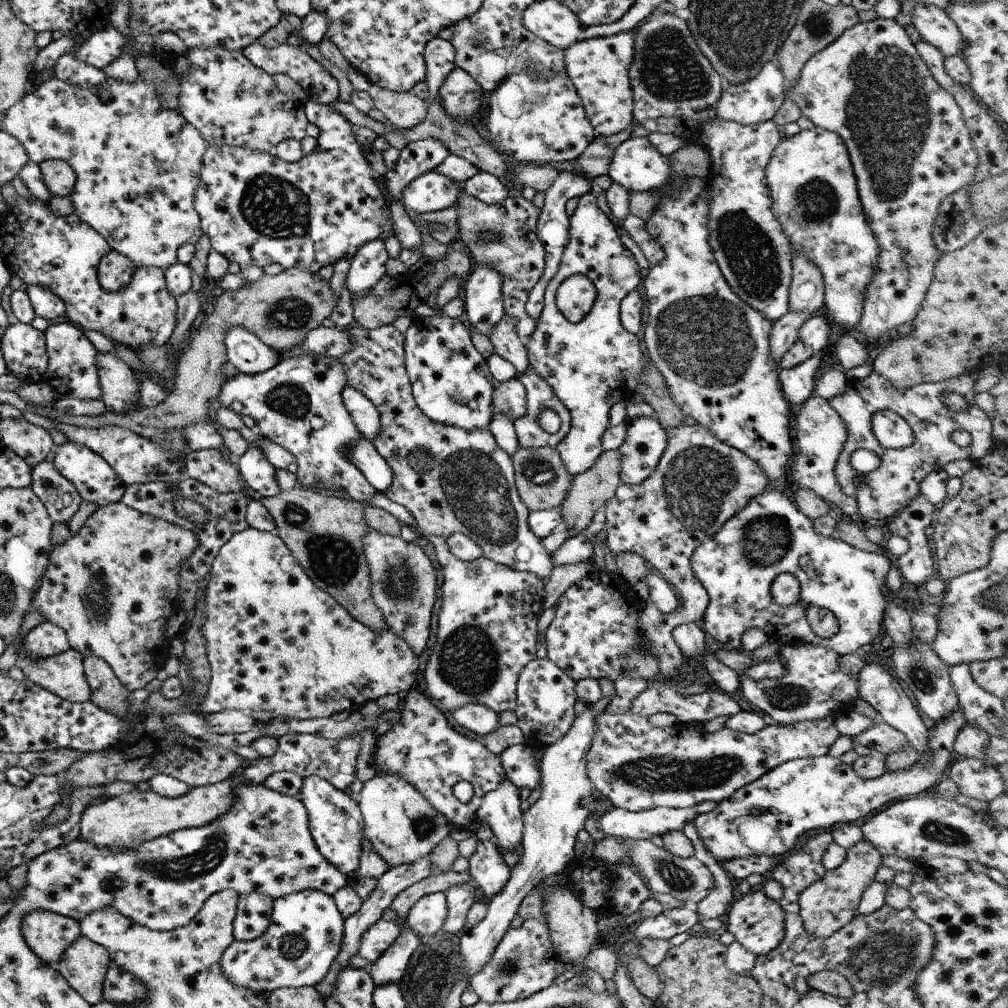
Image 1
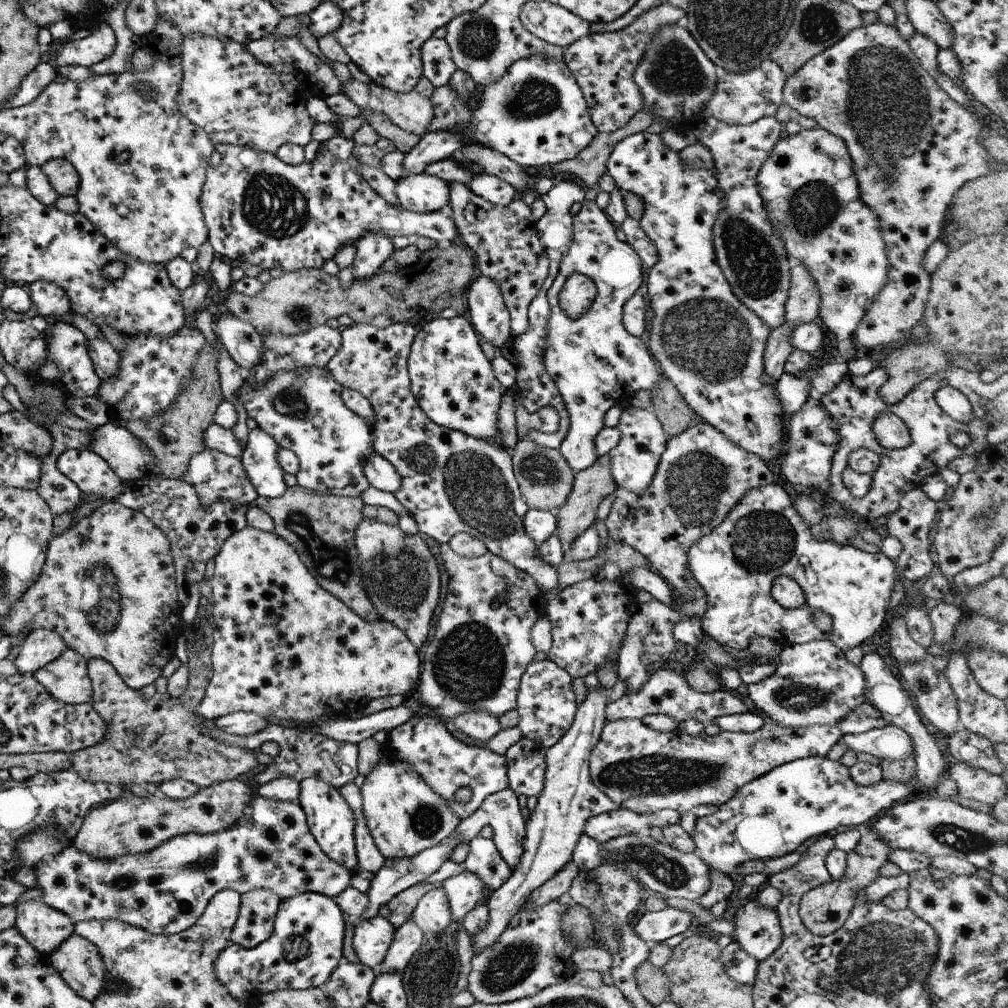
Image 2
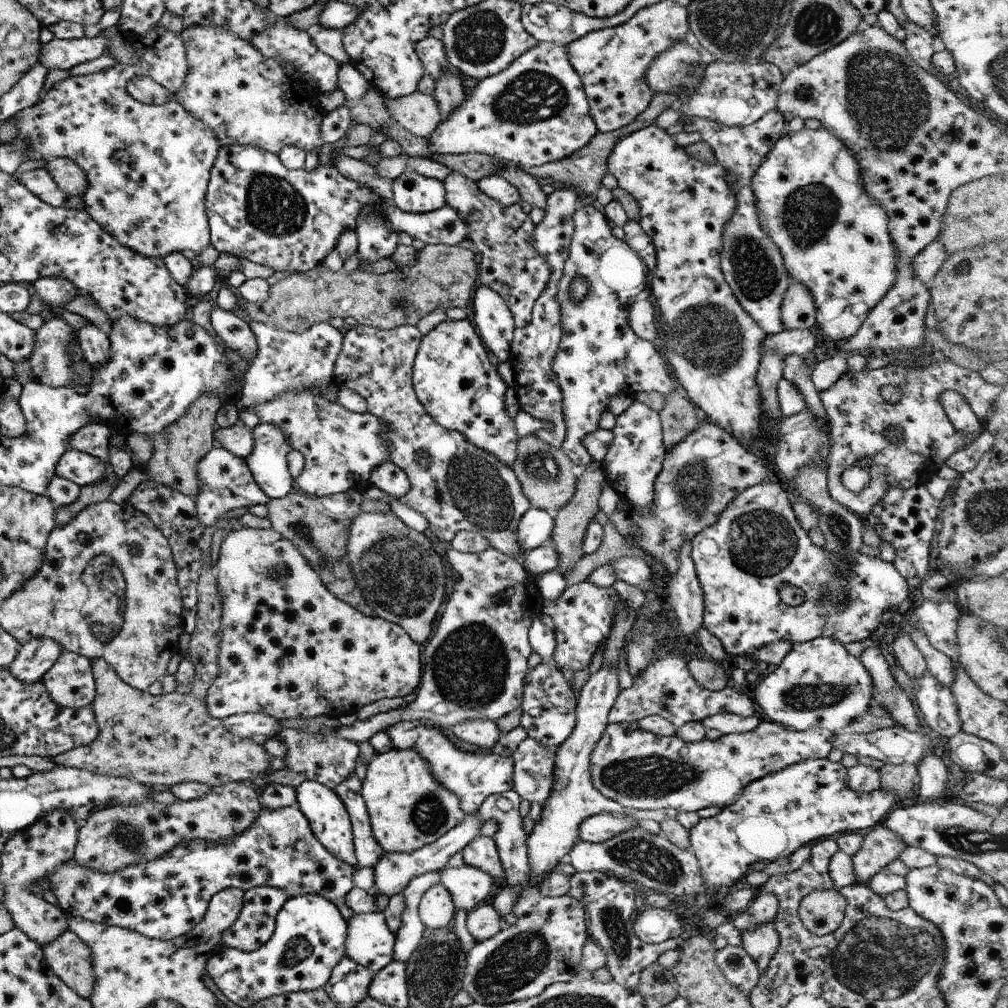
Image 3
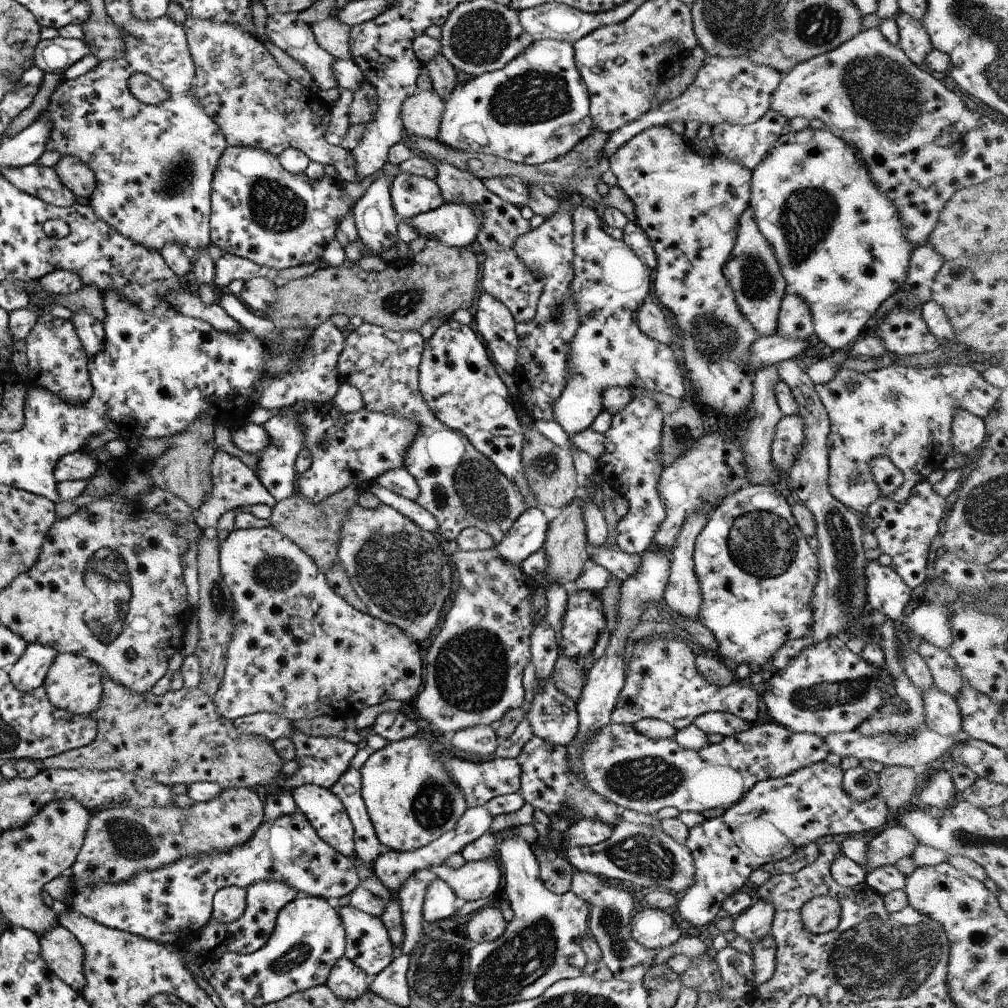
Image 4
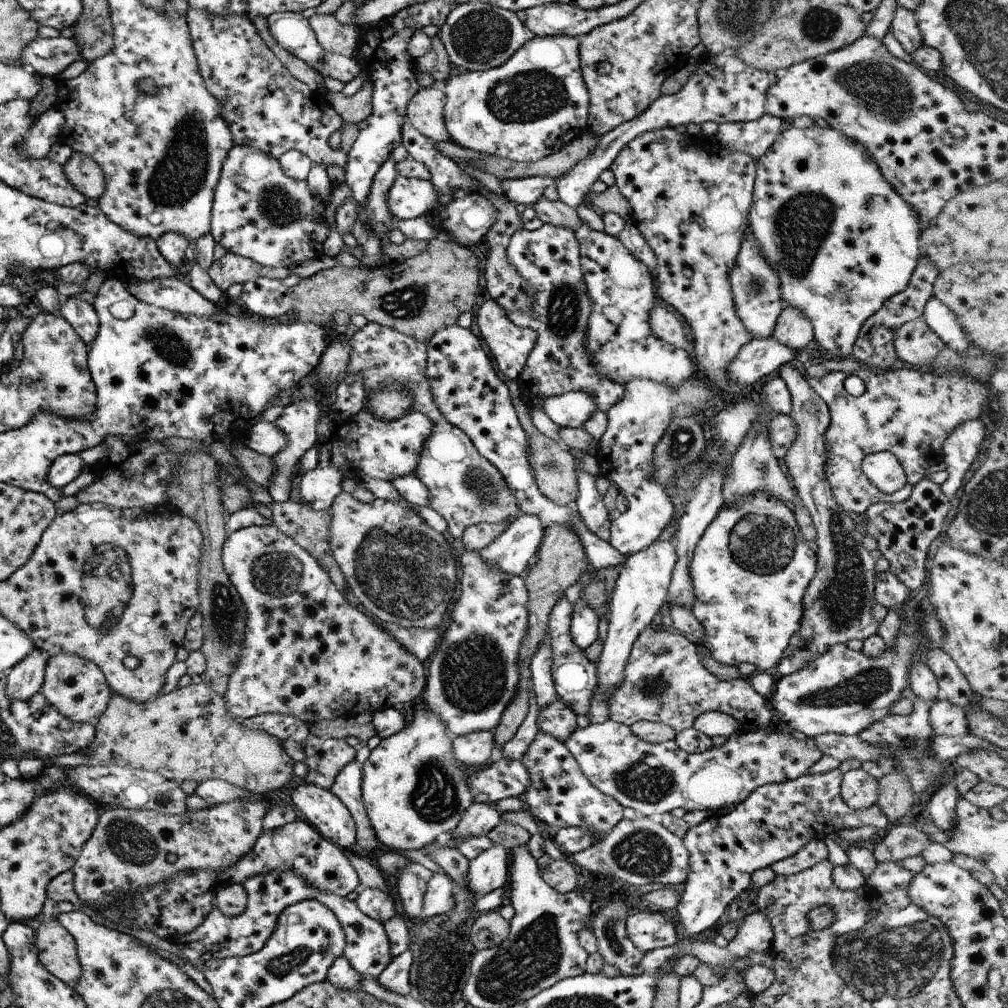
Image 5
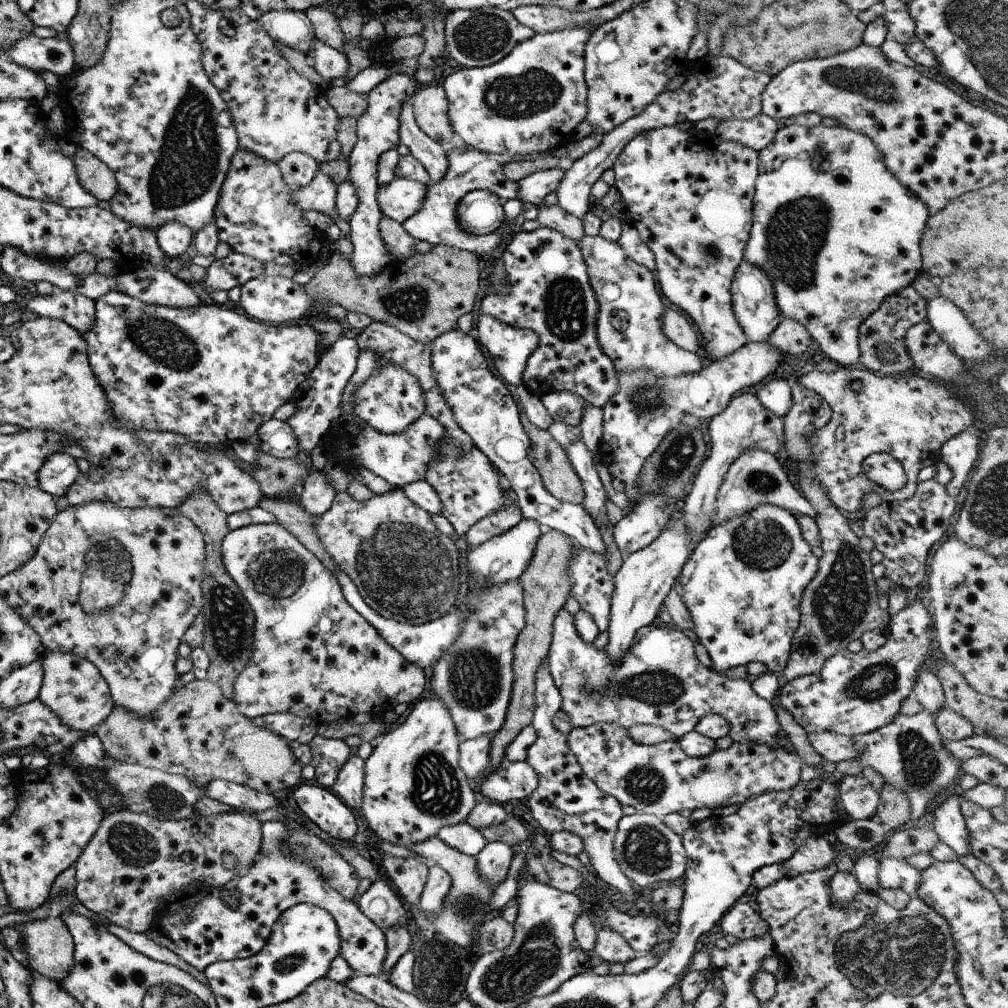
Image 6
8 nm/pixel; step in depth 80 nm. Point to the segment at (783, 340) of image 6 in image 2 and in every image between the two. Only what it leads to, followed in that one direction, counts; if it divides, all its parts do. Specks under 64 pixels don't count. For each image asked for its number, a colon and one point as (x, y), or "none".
2: (802, 302)
3: (797, 312)
4: (794, 321)
5: (792, 329)

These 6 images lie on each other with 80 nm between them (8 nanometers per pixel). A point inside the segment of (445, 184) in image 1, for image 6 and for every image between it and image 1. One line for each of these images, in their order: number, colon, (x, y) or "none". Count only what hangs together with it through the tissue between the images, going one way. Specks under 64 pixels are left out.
2: (422, 193)
3: (410, 192)
4: (409, 195)
5: (407, 198)
6: (397, 200)

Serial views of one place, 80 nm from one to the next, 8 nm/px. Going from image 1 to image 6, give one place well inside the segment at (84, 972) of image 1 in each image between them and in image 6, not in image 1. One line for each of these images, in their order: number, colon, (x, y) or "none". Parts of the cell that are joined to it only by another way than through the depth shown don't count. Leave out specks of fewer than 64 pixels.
2: (78, 962)
3: (68, 958)
4: (61, 953)
5: (56, 952)
6: (48, 949)

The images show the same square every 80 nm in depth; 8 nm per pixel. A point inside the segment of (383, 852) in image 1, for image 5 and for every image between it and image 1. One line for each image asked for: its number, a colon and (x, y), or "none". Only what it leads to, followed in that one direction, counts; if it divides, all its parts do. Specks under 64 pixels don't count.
2: (403, 815)
3: (407, 809)
4: (410, 800)
5: (413, 790)

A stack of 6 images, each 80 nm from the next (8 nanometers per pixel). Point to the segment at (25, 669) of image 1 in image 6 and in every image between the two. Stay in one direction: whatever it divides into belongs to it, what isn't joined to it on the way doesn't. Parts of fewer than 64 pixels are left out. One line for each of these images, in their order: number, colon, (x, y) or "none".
2: (66, 679)
3: (69, 683)
4: (72, 683)
5: (76, 688)
6: (72, 689)

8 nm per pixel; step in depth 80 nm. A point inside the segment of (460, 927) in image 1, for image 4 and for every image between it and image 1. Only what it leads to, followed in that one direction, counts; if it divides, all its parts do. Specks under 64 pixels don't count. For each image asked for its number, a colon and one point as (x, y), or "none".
2: (463, 891)
3: (468, 887)
4: (475, 880)

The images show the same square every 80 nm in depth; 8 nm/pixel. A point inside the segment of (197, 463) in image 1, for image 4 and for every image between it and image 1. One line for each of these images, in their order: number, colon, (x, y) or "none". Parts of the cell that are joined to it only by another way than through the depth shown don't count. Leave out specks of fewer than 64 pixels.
2: (215, 476)
3: (225, 483)
4: (233, 485)

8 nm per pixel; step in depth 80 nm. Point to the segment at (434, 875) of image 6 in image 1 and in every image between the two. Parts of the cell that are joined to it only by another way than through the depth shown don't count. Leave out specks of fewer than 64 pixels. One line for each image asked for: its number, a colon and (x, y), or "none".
1: (426, 917)
2: (431, 914)
3: (435, 910)
4: (439, 903)
5: (437, 900)

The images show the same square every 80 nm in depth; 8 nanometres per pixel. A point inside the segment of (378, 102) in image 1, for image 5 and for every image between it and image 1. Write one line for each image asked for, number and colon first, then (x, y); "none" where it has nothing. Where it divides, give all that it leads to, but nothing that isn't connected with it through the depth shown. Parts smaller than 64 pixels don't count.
2: (411, 112)
3: (418, 113)
4: (421, 113)
5: (424, 110)

